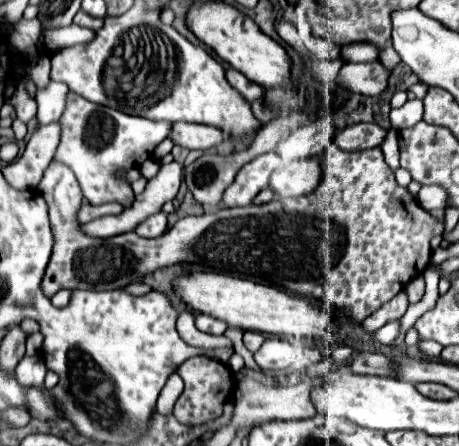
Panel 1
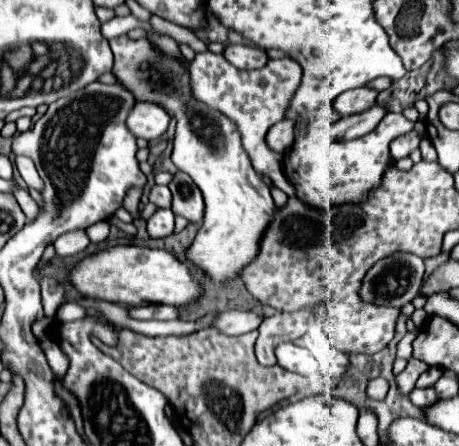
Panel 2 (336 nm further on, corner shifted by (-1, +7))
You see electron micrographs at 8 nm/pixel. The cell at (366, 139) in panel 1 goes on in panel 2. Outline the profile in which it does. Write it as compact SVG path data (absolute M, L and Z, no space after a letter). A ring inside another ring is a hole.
M409 131L391 141L391 157L397 161L401 157L407 157L417 147L419 147L419 135L415 131Z

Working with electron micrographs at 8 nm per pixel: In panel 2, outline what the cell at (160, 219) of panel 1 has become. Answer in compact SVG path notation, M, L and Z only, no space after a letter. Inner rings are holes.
M157 209L151 219L147 221L147 231L153 239L159 237L167 237L171 235L175 229L175 219L173 219L173 211L171 209Z

